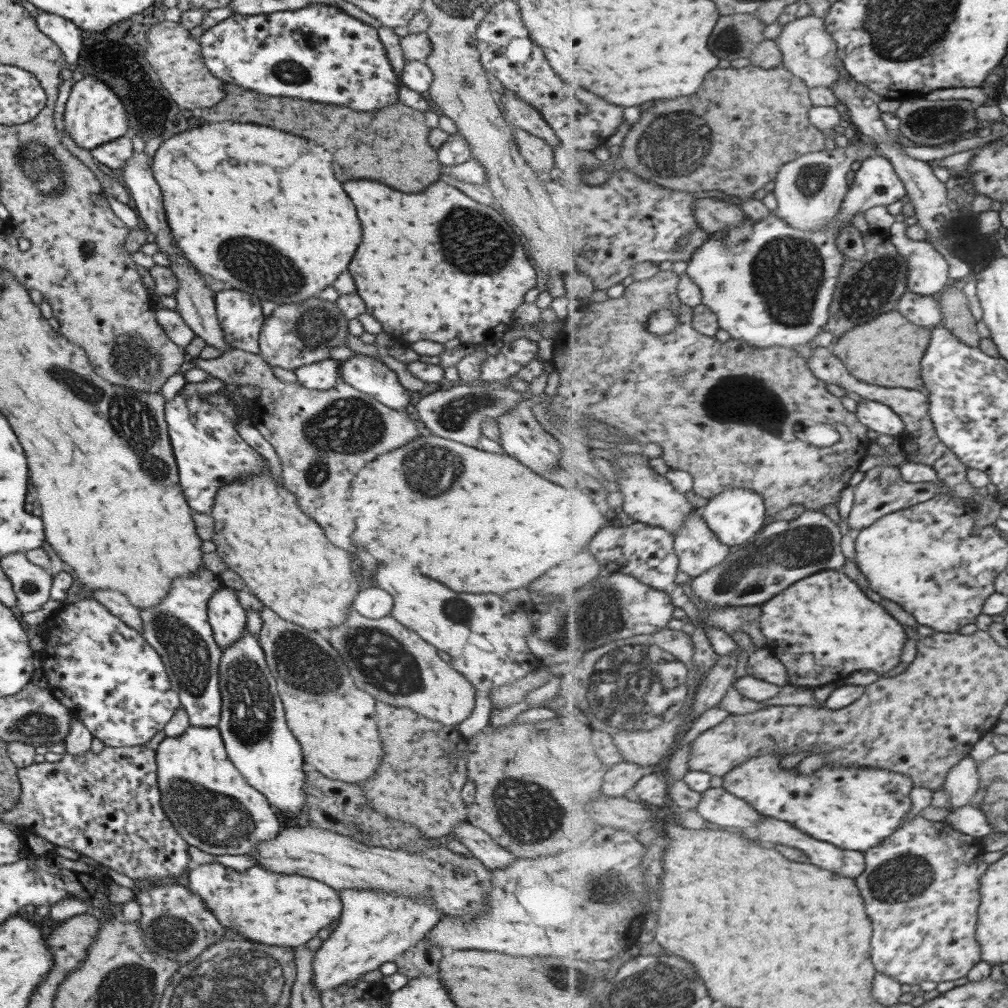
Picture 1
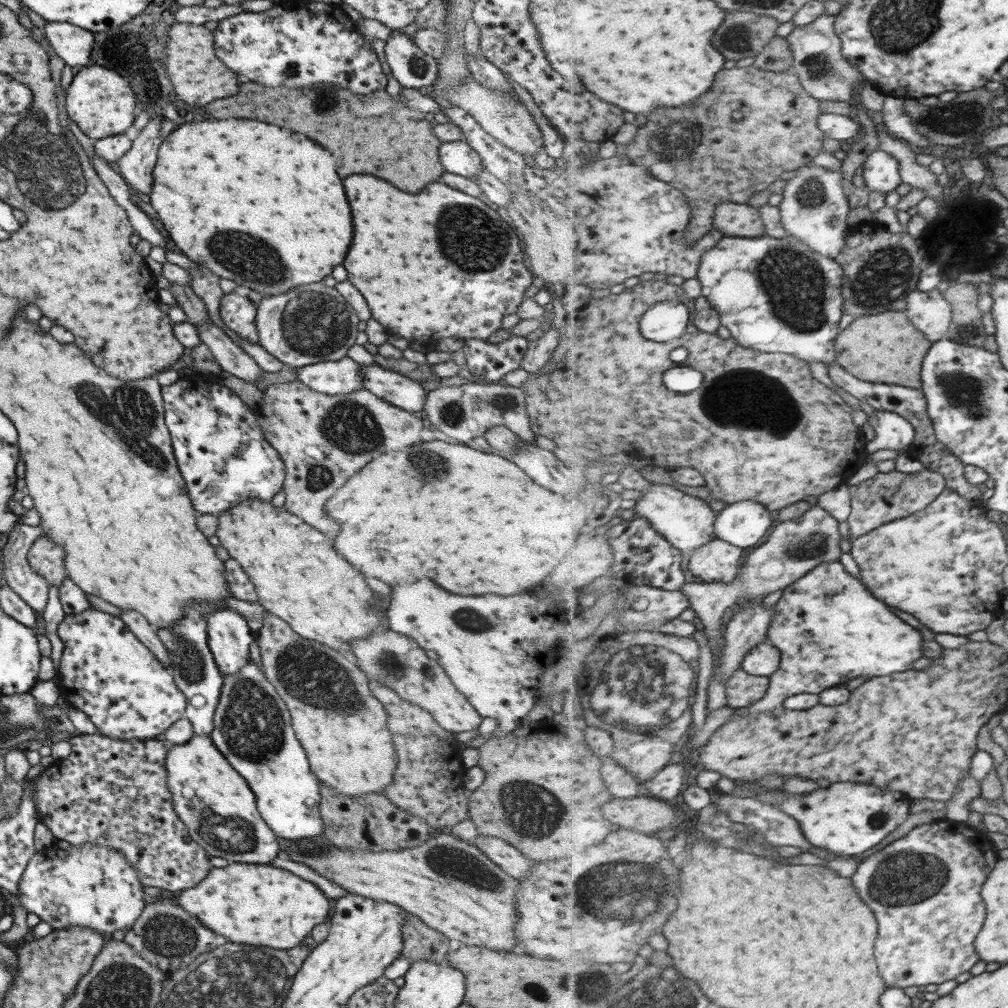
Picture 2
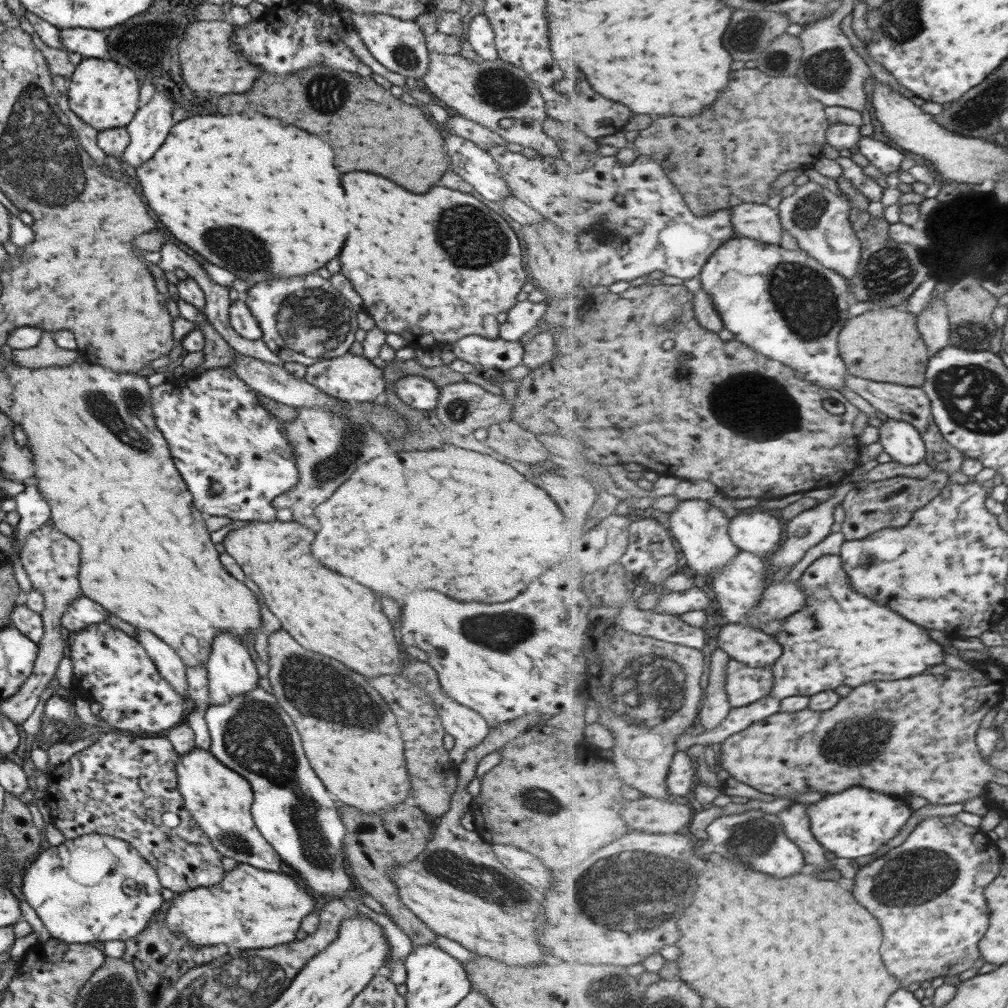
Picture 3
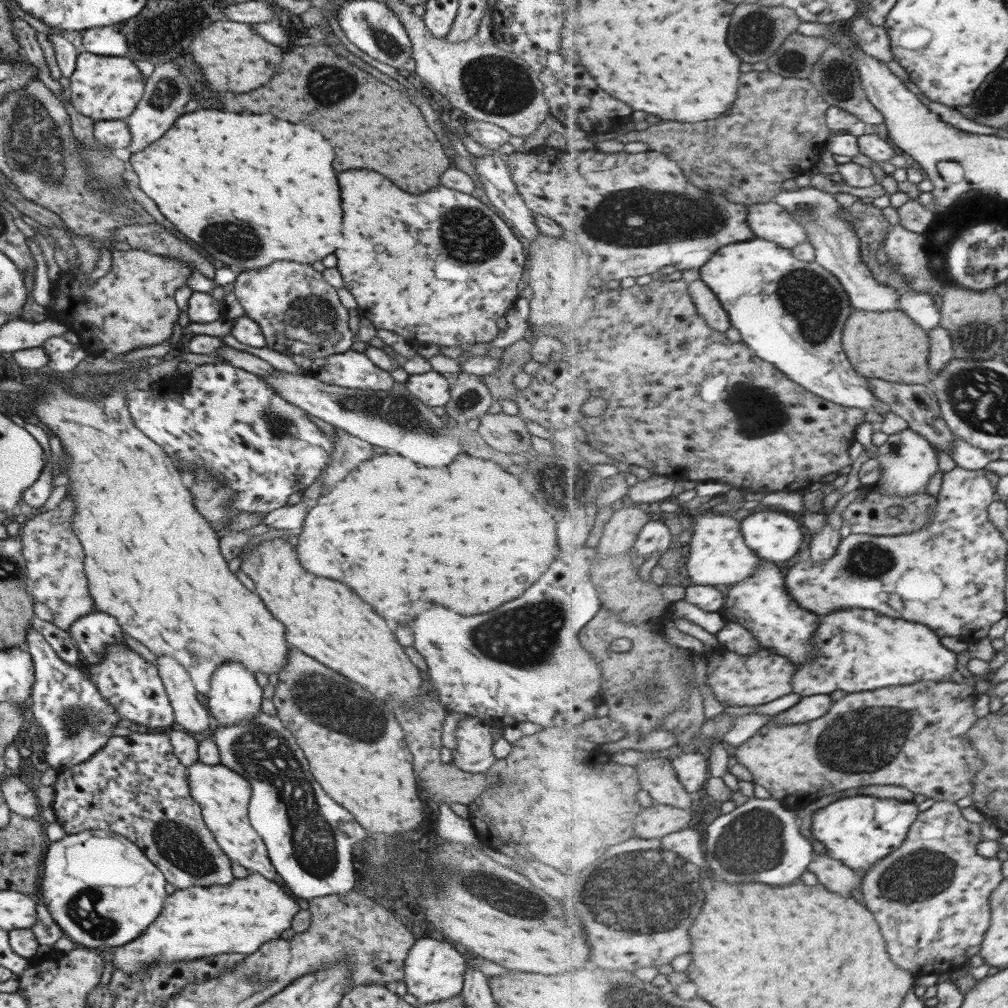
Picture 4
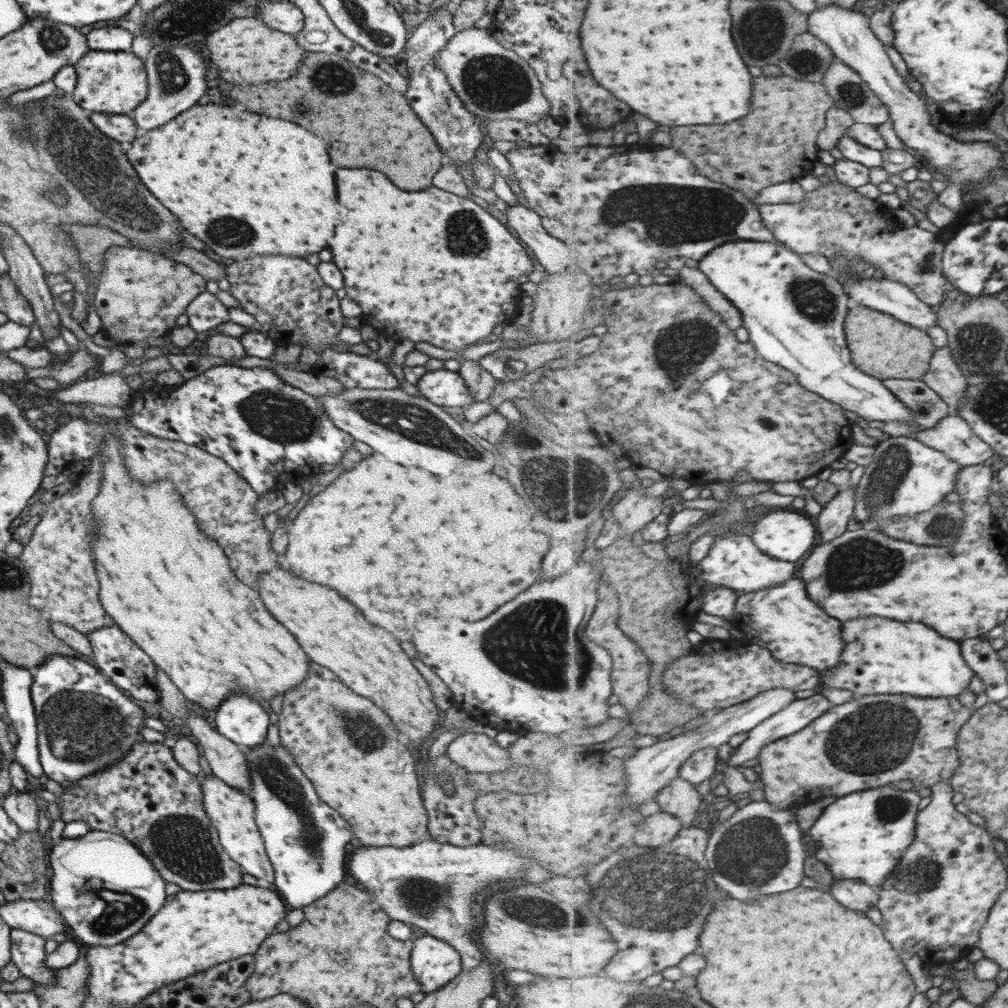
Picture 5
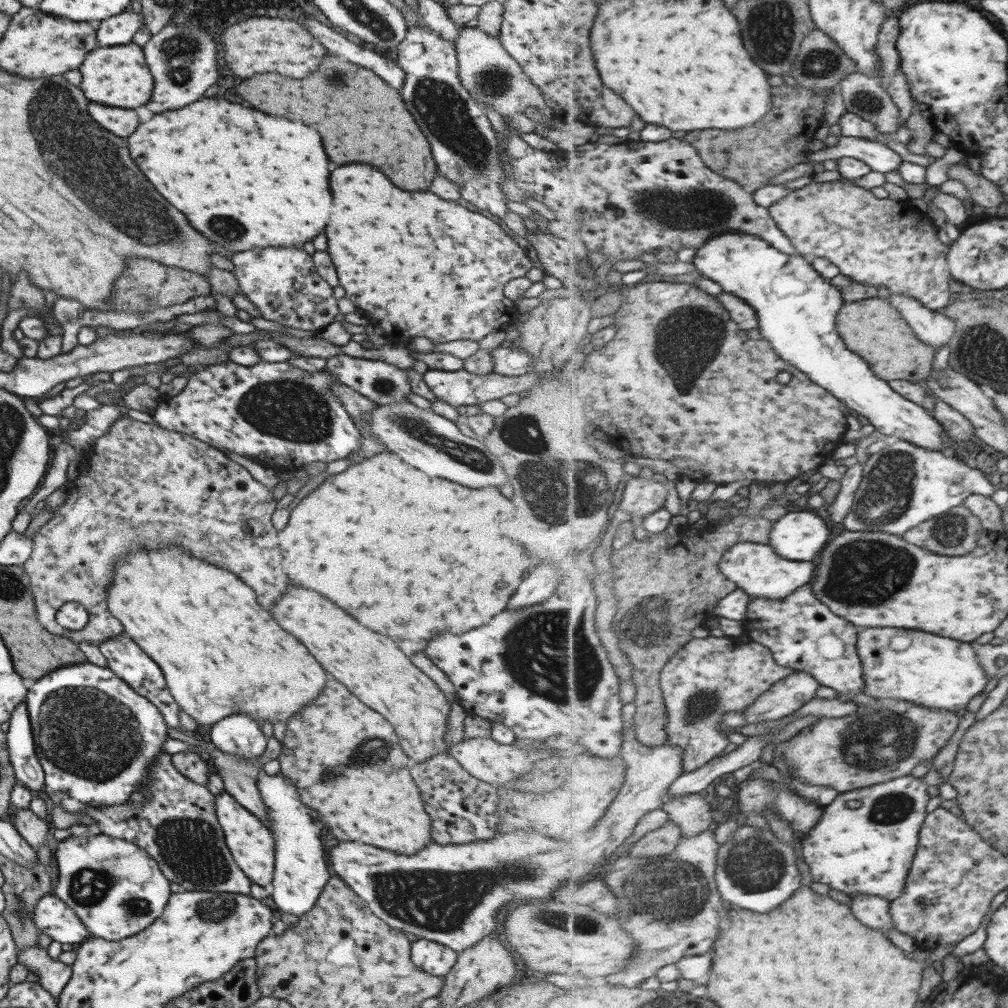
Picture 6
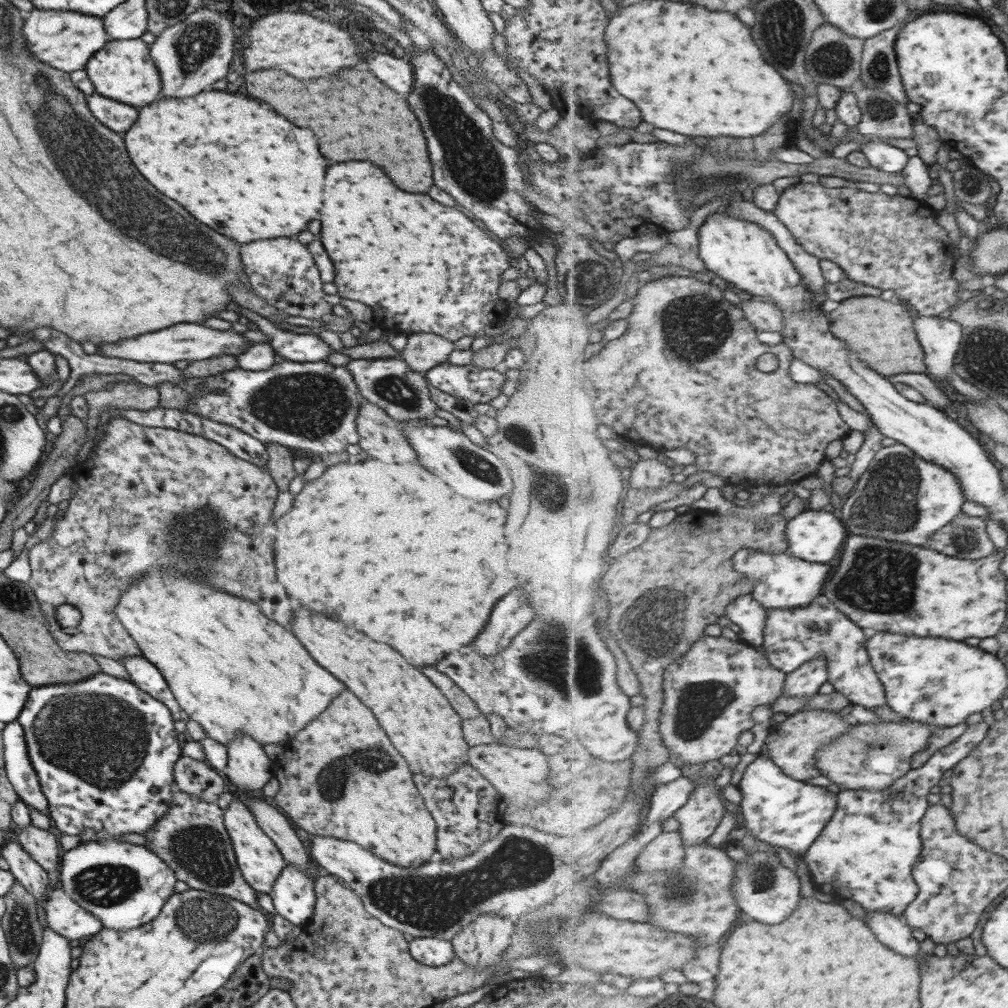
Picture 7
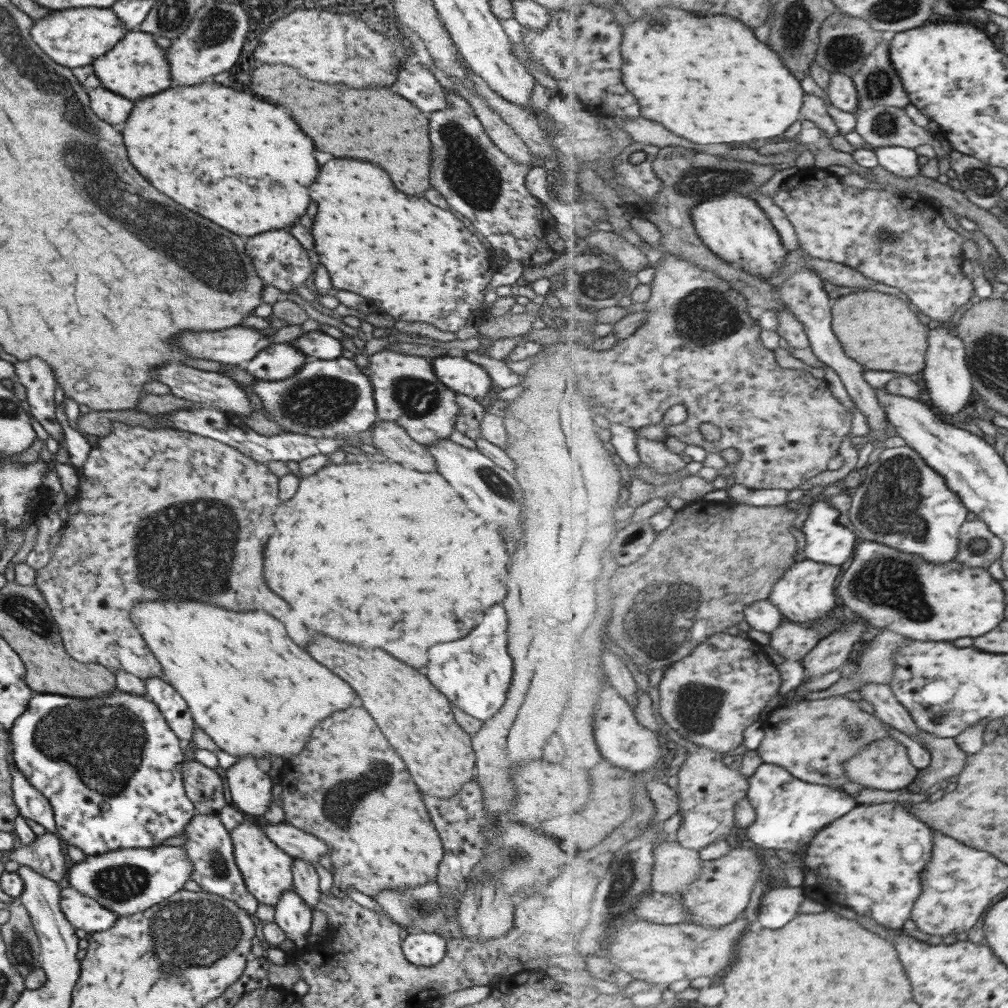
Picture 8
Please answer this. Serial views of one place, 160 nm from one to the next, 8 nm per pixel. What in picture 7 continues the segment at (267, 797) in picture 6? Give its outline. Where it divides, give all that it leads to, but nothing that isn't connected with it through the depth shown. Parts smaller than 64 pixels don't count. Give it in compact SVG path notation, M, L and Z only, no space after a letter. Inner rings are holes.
M286 864L272 884L268 894L277 915L295 926L303 925L311 918L314 904L314 880L303 871Z

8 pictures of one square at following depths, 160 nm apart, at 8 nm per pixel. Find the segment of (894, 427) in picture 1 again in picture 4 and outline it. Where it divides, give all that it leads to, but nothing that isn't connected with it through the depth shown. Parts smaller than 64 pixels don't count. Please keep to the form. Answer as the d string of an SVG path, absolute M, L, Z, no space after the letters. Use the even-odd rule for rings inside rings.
M911 428L889 435L888 439L878 447L876 455L882 475L873 486L879 489L880 493L892 497L911 497L917 493L924 493L933 474L939 472L936 449L923 435Z

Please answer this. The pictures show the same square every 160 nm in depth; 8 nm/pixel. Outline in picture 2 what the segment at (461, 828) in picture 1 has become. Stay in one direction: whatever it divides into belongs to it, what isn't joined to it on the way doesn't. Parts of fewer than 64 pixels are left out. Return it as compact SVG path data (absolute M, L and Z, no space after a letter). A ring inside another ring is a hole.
M478 834L471 842L493 865L515 879L523 878L534 864L533 860L525 858L516 848L500 838Z

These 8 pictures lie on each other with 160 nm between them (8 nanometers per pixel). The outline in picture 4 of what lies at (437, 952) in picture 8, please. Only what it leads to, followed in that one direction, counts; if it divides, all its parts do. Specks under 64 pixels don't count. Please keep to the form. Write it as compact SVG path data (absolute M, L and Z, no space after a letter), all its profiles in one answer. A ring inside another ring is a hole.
M432 935L417 939L410 946L404 960L403 981L406 984L406 992L417 999L415 1007L453 998L460 994L465 969L464 955L455 951L451 944L445 943L440 937Z

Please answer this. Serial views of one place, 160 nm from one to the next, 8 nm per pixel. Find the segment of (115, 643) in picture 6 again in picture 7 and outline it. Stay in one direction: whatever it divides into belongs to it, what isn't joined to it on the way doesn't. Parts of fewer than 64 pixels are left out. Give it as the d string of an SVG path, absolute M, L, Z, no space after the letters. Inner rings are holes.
M139 655L123 657L119 661L127 673L128 681L146 692L151 698L162 702L169 709L174 730L177 733L183 733L189 718L176 703L157 667Z

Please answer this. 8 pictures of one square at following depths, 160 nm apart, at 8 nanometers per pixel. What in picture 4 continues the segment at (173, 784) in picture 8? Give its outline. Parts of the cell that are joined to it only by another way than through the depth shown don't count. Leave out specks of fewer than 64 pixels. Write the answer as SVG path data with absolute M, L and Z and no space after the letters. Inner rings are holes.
M33 627L26 630L25 649L30 654L34 668L29 713L37 733L43 737L39 738L39 748L43 750L40 757L47 767L56 771L77 766L91 758L97 750L101 750L109 738L117 734L116 725L120 718L97 692L95 685L85 674L82 662L67 665L55 655L43 636Z

